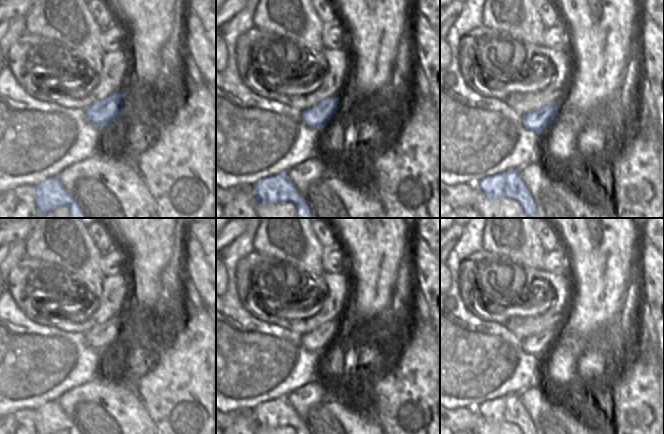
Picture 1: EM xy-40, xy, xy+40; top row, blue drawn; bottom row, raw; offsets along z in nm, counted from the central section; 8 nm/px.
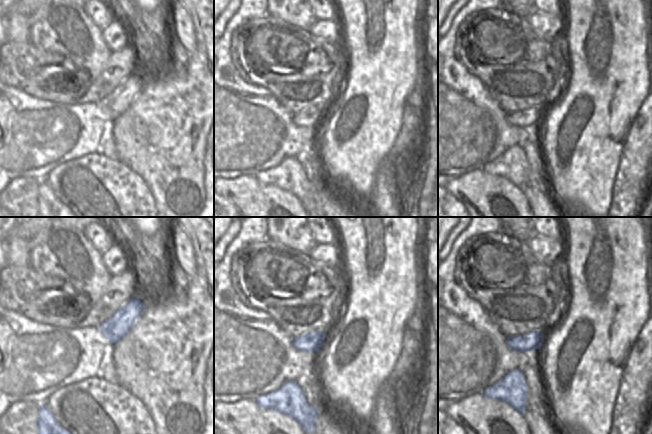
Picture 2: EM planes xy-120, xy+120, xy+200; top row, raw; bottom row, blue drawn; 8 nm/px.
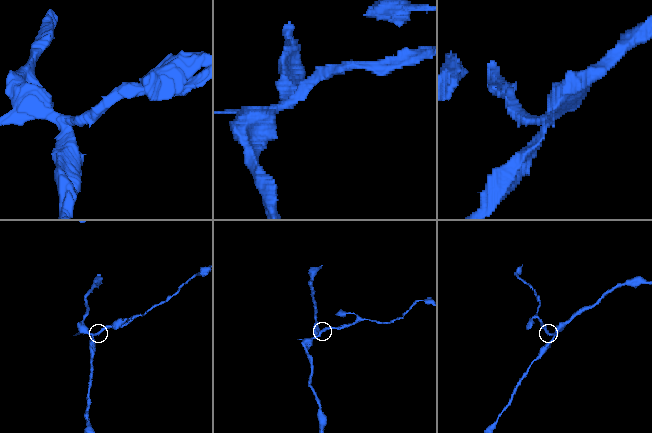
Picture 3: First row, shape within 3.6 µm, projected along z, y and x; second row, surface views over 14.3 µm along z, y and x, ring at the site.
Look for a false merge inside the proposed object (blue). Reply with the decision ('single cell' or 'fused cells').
fused cells

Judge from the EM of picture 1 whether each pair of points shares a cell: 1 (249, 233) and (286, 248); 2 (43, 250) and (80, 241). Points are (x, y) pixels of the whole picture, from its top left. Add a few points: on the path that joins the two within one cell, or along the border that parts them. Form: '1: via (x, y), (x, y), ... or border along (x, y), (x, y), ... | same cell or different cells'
1: border along (258, 228), (253, 239), (252, 249) | different cells
2: via (52, 241), (71, 241) | same cell

